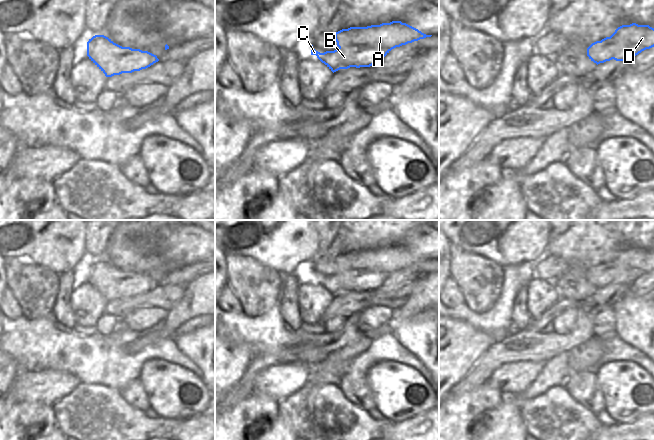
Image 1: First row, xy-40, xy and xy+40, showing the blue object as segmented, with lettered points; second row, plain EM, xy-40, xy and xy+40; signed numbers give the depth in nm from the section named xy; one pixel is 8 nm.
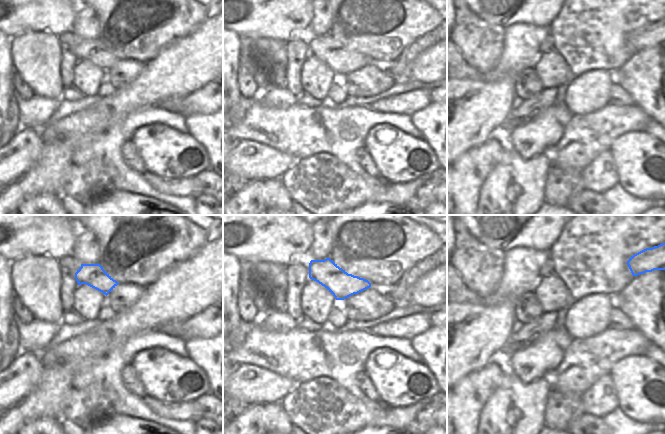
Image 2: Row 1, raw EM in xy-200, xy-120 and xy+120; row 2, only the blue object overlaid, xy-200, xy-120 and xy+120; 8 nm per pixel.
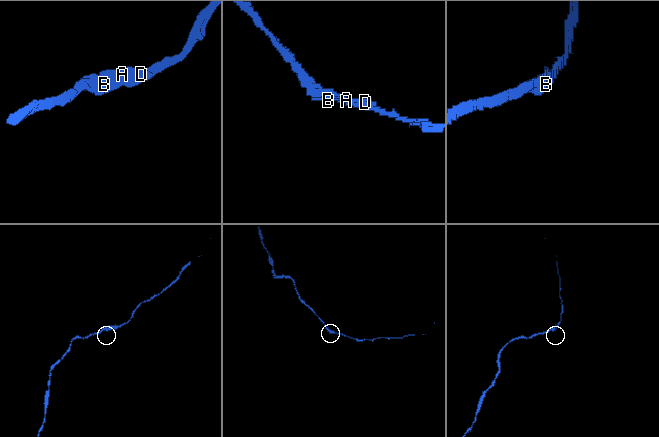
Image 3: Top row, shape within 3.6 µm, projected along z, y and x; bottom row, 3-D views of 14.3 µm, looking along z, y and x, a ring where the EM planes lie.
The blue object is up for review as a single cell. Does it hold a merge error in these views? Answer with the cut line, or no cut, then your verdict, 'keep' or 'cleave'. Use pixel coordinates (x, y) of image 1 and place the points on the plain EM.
no cut; keep

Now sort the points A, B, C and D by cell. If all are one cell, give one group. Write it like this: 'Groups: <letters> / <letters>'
Groups: A B C D

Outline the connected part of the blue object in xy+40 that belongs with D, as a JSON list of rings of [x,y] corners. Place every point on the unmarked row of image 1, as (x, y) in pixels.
[[[622,249],[610,260],[592,267],[587,280],[597,289],[610,285],[630,285],[646,273],[654,271],[654,252],[649,249]]]

